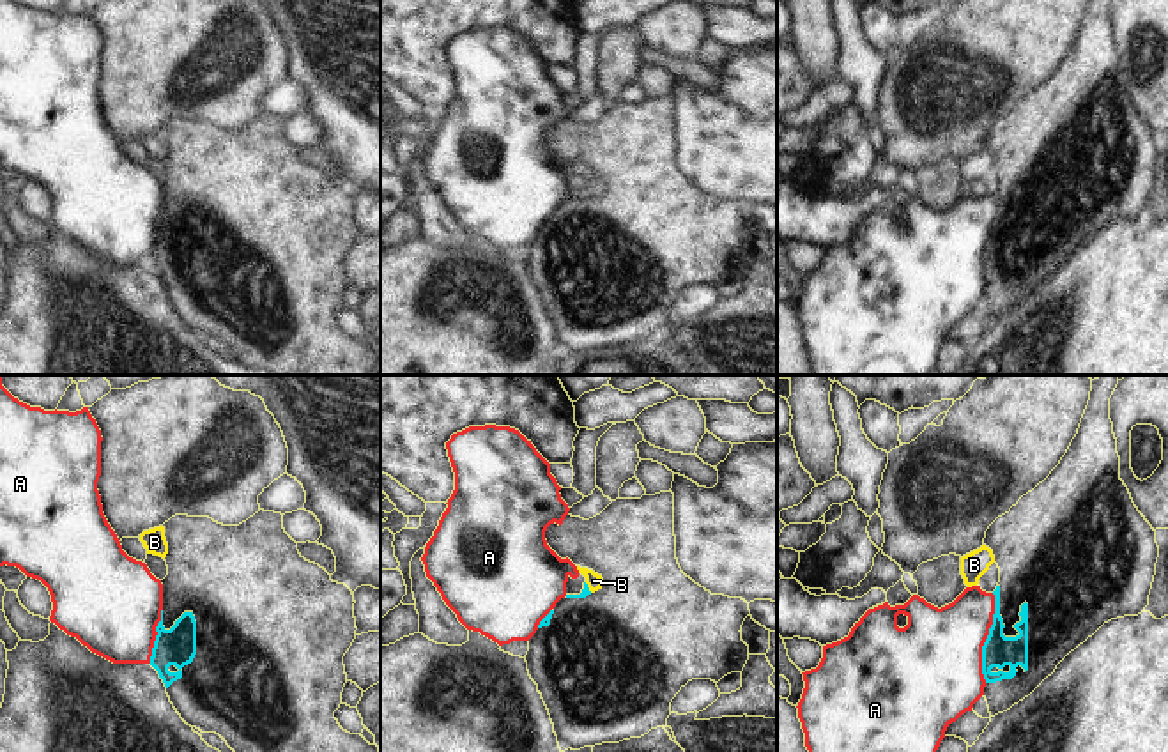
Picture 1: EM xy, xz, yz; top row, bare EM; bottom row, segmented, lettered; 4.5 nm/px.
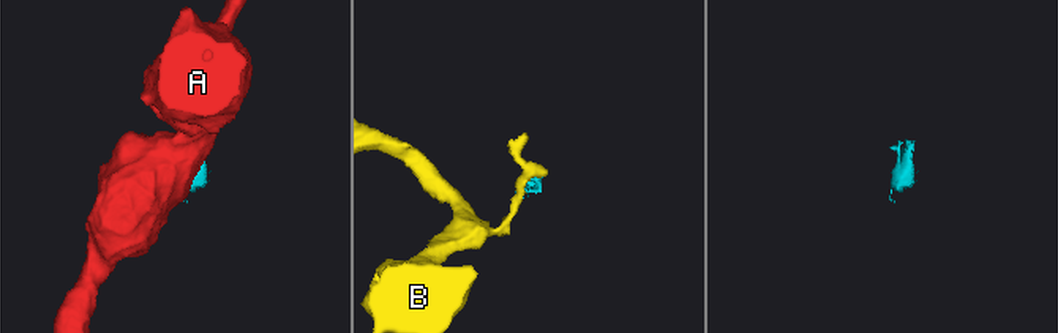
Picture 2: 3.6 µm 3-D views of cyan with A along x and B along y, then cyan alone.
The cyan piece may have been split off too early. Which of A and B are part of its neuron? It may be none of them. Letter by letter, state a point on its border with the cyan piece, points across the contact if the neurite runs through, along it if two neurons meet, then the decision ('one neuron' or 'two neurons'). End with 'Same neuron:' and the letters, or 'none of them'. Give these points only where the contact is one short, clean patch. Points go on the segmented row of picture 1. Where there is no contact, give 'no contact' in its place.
A: contact yz (988, 637); two neurons
B: contact xz (588, 588); border xz (584, 583), (591, 591); two neurons
Same neuron: none of them

